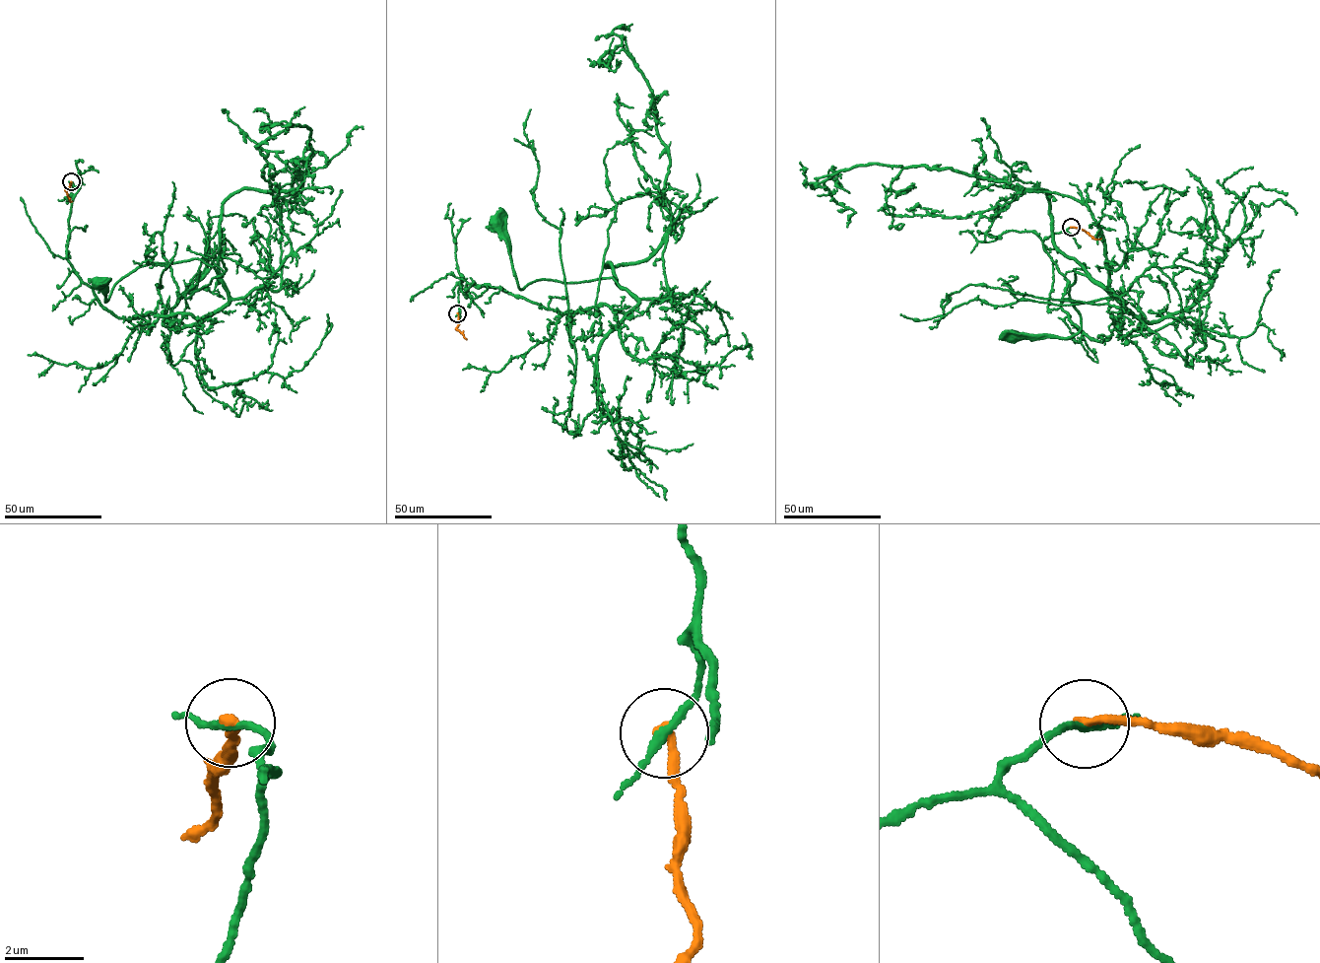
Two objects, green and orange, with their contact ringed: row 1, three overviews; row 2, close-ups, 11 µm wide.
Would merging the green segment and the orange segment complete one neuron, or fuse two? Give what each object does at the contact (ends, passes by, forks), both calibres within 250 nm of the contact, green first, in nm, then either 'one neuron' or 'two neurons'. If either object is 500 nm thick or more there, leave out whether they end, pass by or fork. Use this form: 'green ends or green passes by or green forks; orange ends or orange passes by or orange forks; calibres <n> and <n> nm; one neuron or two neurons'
green passes by; orange ends; calibres 180 and 280 nm; two neurons

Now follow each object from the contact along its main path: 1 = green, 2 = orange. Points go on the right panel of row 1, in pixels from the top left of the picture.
1: (1071, 227), (1042, 241), (1067, 282), (1061, 309), (1111, 336), (1123, 307), (1075, 269), (1077, 333), (1015, 334)
2: (1071, 227), (1082, 229), (1095, 239), (1101, 238)

